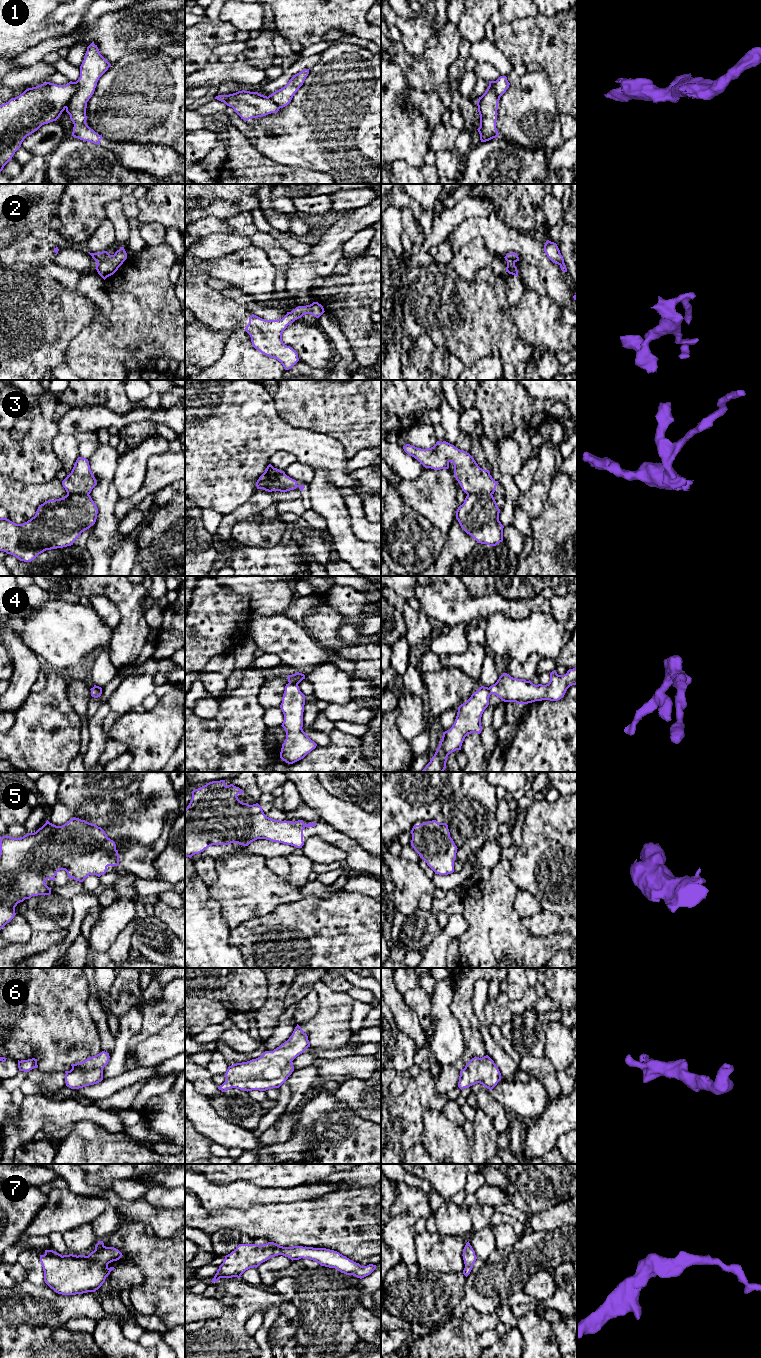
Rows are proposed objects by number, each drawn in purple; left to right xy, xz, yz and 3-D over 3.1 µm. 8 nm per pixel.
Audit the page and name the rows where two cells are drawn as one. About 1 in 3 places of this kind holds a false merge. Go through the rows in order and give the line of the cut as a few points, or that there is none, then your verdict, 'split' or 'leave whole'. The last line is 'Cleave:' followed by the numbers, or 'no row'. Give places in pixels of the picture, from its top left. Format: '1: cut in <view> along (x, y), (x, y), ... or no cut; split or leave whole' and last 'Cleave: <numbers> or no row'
1: cut in xy along (76, 82), (76, 91), (65, 107); split
2: no cut; leave whole
3: cut in xz along (271, 475), (260, 488); split
4: no cut; leave whole
5: no cut; leave whole
6: no cut; leave whole
7: no cut; leave whole
Cleave: 1, 3

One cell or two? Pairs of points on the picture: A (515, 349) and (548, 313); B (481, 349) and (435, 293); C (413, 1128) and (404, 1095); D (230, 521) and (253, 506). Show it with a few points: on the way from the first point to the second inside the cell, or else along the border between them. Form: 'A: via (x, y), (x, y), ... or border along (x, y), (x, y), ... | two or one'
A: border along (516, 327), (518, 337), (530, 347), (529, 360) | two
B: via (475, 335), (447, 307) | one
C: via (405, 1120), (404, 1103) | one
D: via (236, 515), (247, 510) | one

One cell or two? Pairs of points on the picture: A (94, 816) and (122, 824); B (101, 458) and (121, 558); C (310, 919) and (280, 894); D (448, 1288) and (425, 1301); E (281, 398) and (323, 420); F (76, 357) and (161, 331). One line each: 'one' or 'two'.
A: one
B: two
C: two
D: one
E: one
F: one

